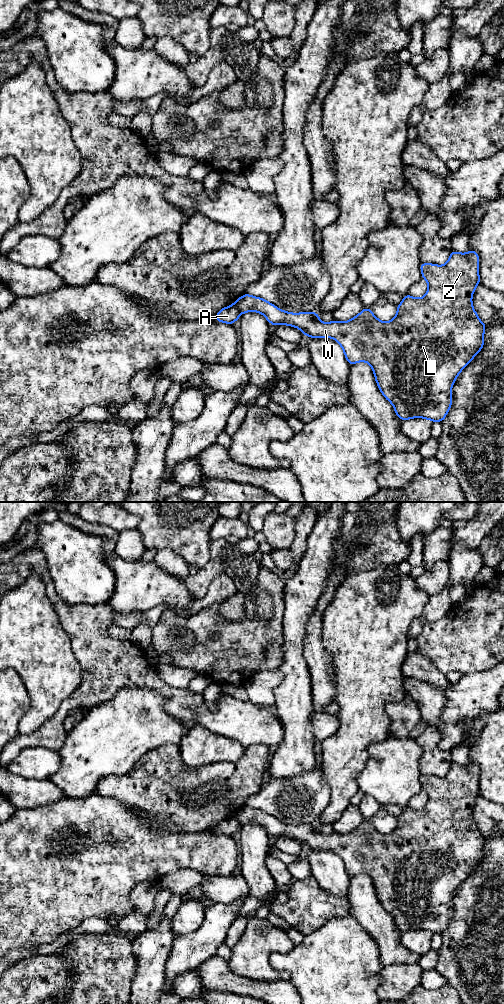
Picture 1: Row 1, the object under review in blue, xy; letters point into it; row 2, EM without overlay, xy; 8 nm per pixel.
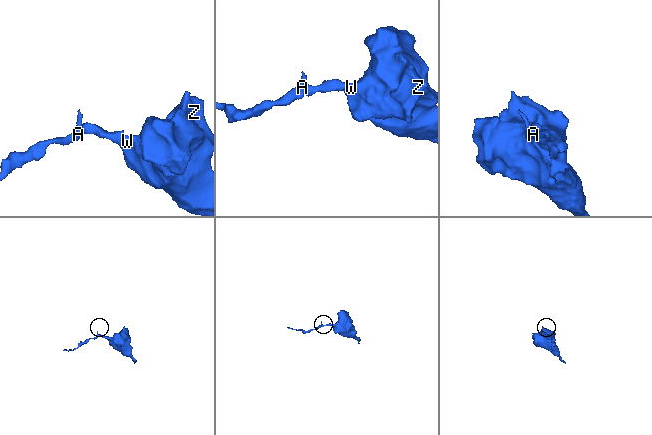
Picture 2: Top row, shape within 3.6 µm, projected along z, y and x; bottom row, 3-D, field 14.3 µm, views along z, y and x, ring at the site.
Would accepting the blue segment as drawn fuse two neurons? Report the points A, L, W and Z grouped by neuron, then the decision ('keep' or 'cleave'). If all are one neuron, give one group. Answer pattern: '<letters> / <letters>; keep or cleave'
A / L W Z; cleave

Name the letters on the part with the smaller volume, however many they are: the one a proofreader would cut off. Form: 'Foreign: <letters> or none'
Foreign: A

